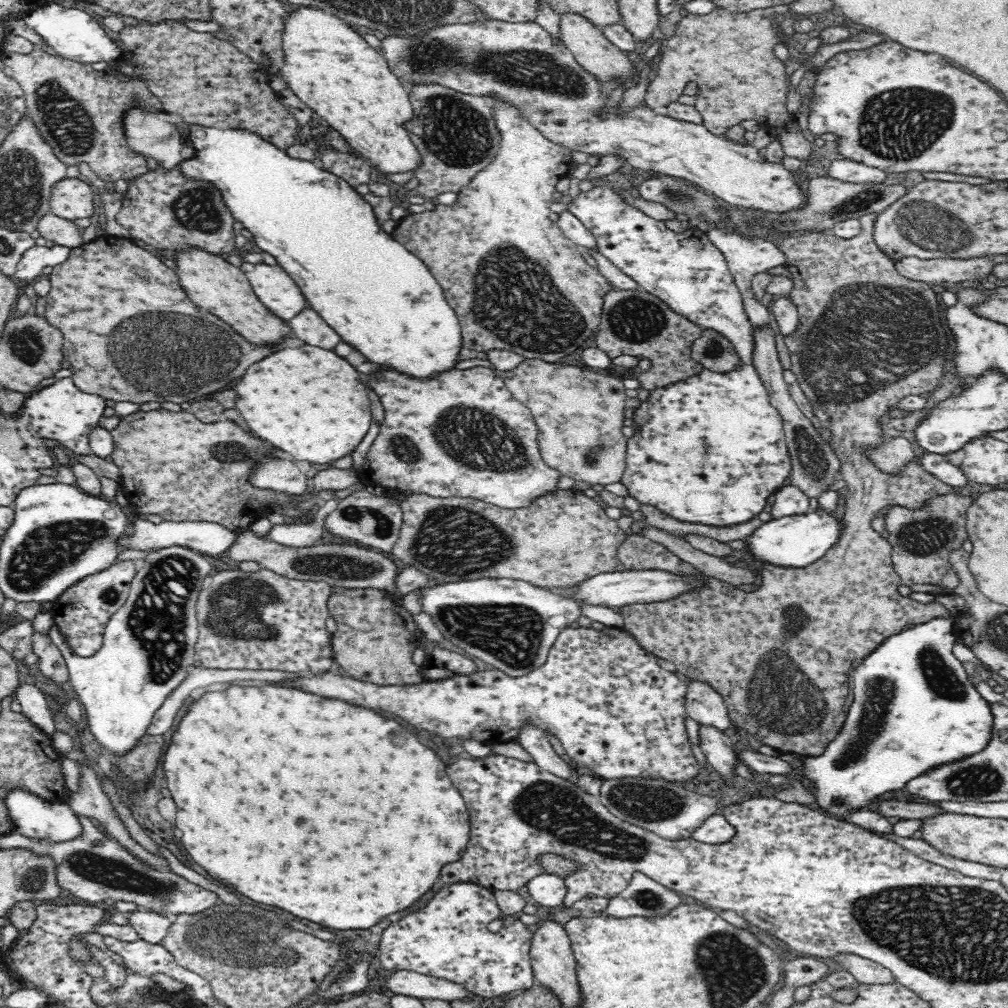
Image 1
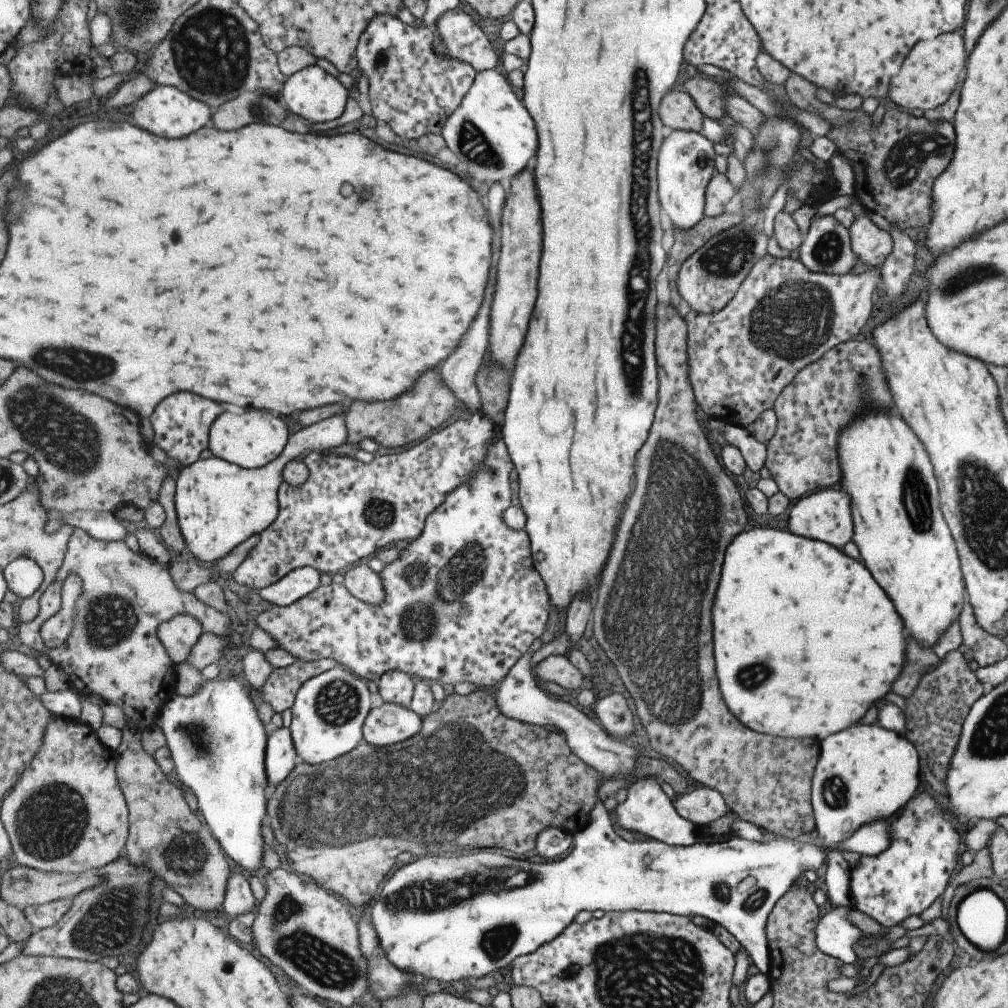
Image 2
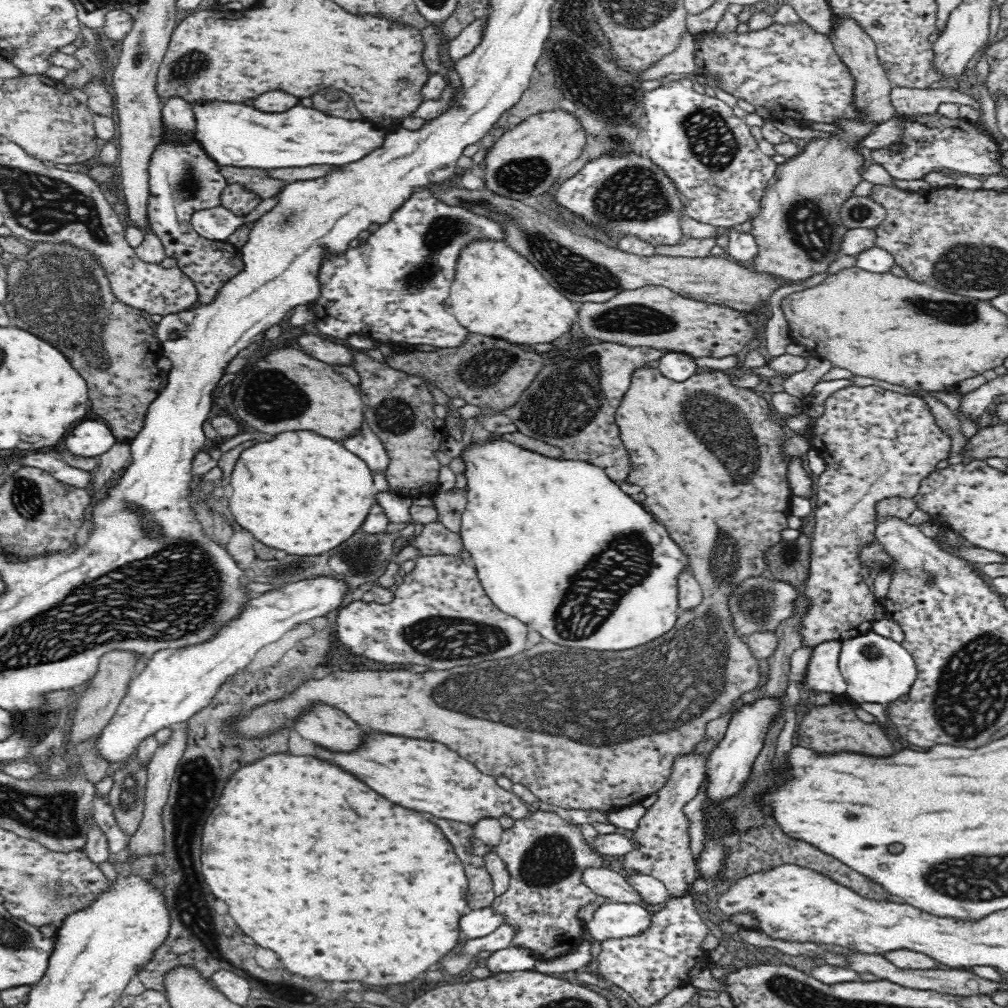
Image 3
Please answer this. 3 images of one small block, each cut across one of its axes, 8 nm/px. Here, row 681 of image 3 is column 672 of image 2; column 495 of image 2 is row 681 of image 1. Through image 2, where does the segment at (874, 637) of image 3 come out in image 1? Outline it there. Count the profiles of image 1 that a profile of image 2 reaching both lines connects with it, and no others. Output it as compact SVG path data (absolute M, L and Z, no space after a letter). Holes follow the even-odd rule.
M954 616L950 620L932 620L930 624L922 624L922 626L914 626L912 630L904 630L900 634L894 634L894 636L888 636L874 652L870 652L854 670L852 670L852 694L854 694L854 700L852 700L852 706L848 710L848 716L846 716L846 722L842 726L842 730L838 732L838 736L826 746L824 754L818 756L818 758L804 758L800 760L802 762L802 776L808 778L812 784L812 792L816 796L816 802L822 810L828 810L830 816L836 816L836 818L842 818L846 820L852 812L856 810L862 810L866 808L874 798L880 798L882 794L890 792L890 790L902 790L910 780L918 780L918 776L926 776L930 774L932 770L938 770L938 768L944 768L944 766L950 766L950 764L958 764L962 760L968 760L972 756L978 756L980 752L984 752L992 740L994 740L994 710L992 710L992 704L988 704L974 688L974 684L968 680L968 674L964 670L964 664L956 660L956 656L952 654L952 648L956 644L956 636L952 632L952 622L954 622Z

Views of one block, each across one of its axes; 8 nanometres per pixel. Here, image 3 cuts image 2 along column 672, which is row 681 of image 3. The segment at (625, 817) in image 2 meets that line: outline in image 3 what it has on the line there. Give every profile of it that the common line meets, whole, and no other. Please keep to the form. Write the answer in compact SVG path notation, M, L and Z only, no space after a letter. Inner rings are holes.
M830 640L812 650L802 684L814 692L832 692L844 696L848 684L840 672L840 648L842 642Z

